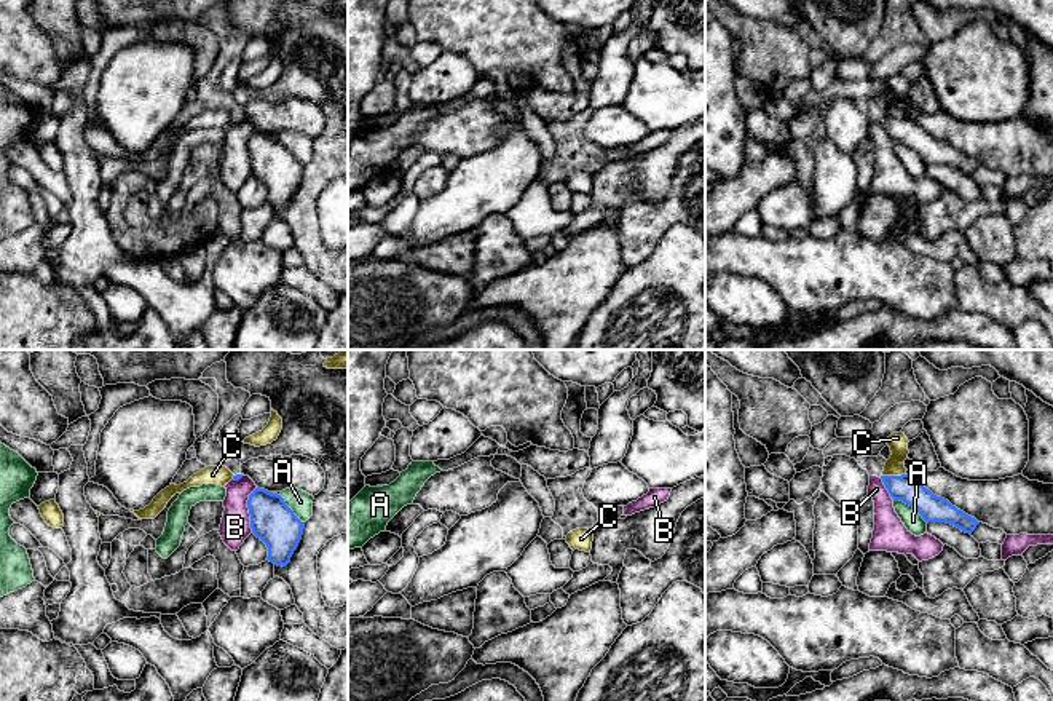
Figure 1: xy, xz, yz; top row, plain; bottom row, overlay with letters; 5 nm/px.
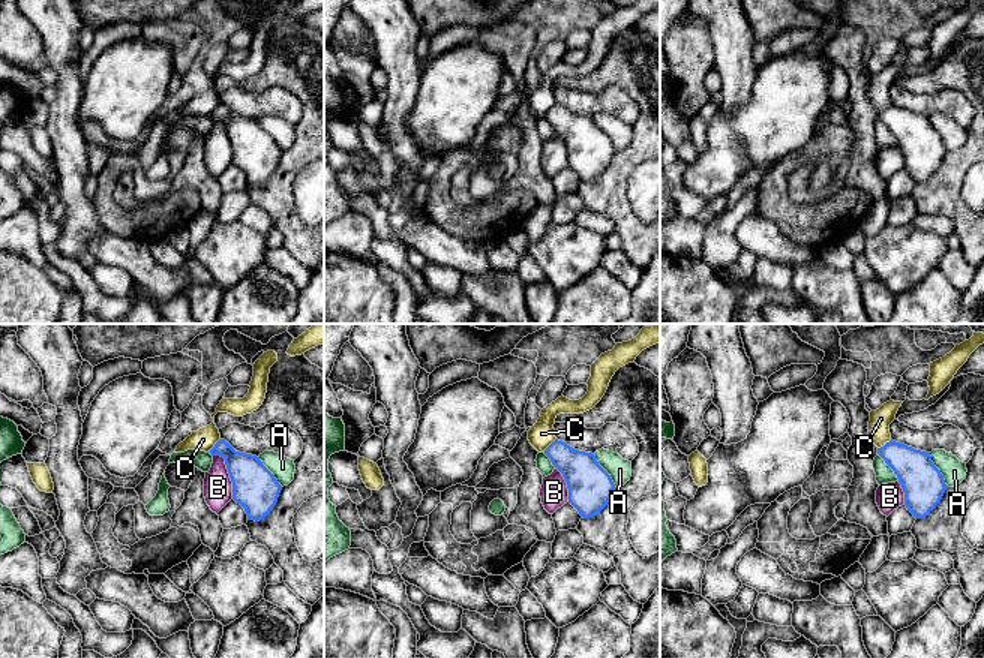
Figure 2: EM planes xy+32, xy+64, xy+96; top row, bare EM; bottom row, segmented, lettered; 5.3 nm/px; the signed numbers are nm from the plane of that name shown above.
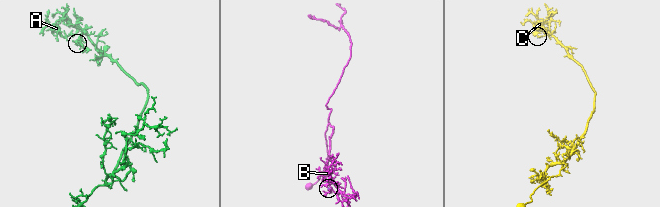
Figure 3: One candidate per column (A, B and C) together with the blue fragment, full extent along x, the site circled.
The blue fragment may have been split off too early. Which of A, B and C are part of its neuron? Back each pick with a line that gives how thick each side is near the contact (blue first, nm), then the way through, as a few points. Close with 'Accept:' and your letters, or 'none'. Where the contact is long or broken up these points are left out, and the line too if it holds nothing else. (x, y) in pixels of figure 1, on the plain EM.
Accept: none

